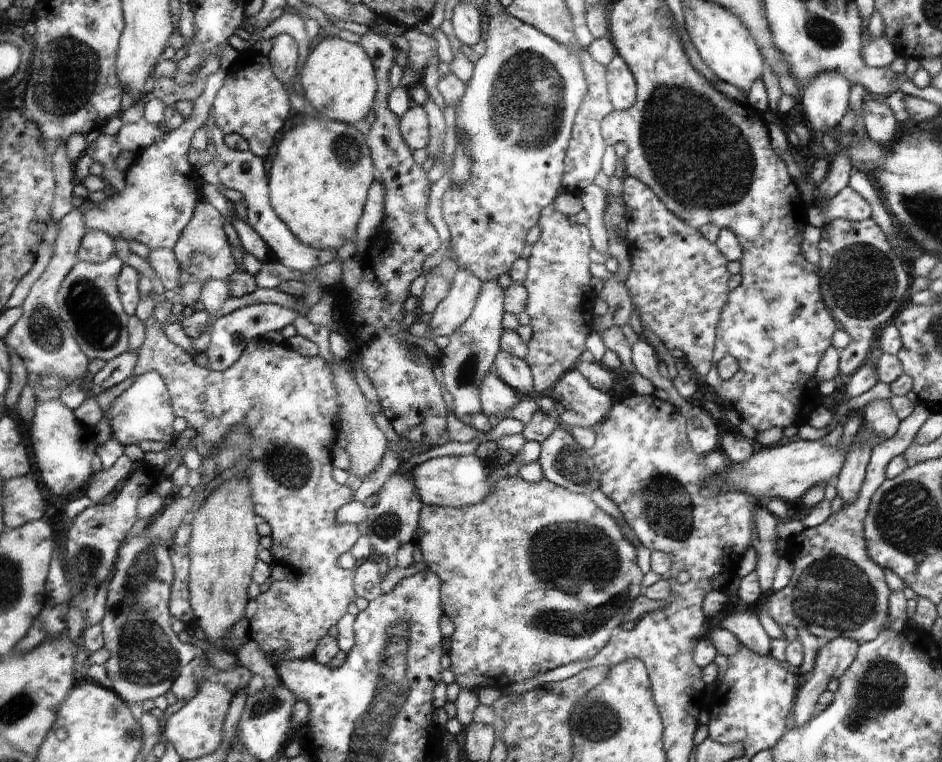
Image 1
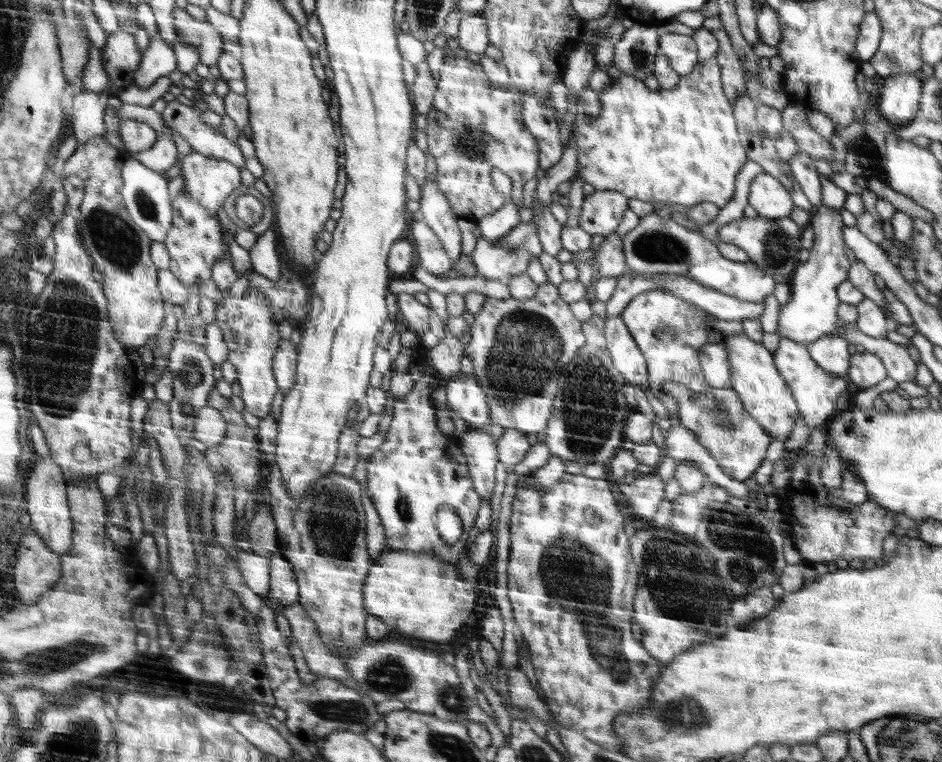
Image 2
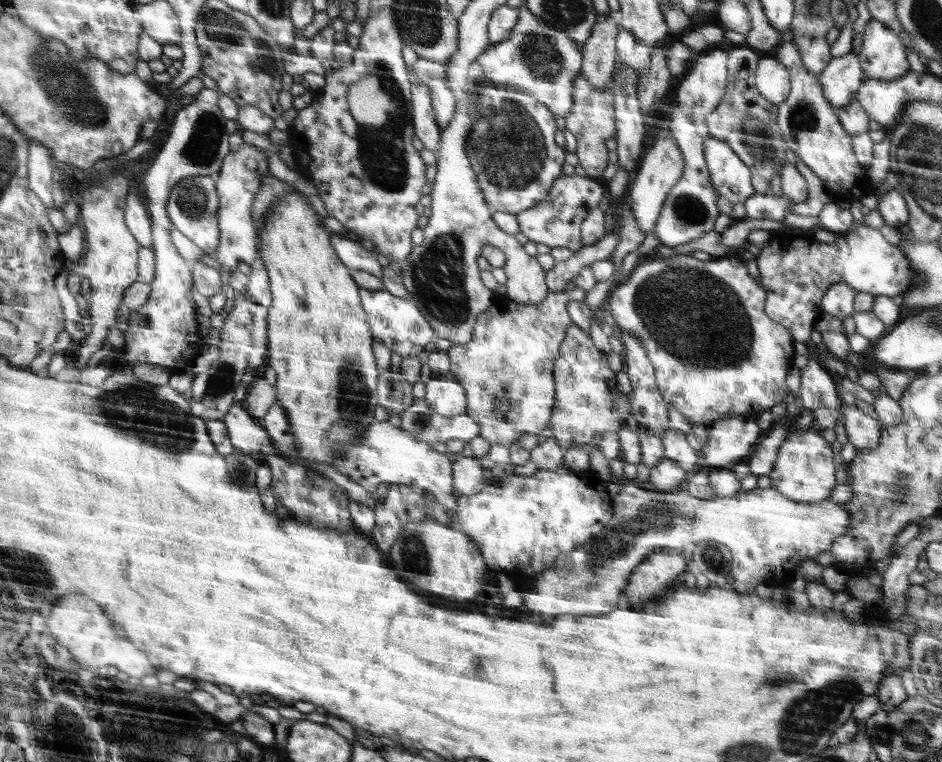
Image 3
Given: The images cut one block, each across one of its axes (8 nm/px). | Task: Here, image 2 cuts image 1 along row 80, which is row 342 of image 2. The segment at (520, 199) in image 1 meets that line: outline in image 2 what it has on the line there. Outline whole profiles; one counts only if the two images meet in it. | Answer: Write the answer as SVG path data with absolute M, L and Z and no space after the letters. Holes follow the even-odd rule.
M546 281L537 285L536 294L528 300L487 297L482 309L475 314L471 333L472 337L465 346L464 355L472 362L472 373L483 387L483 391L487 393L492 424L500 424L504 429L519 429L526 435L542 432L552 416L553 398L558 386L558 382L554 380L558 380L560 372L585 345L581 322L571 311L567 301L560 296L558 287Z

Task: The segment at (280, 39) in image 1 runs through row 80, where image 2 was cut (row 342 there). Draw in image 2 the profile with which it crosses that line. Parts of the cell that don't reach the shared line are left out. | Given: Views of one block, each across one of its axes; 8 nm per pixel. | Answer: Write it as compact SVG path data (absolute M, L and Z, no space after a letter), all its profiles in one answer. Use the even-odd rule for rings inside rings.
M281 342L272 364L277 387L286 396L287 391L295 386L298 371L298 345L292 342Z

